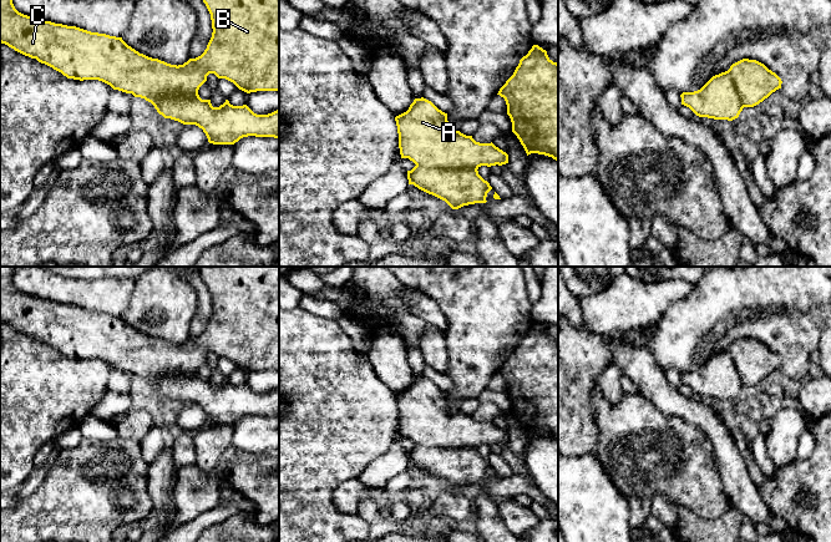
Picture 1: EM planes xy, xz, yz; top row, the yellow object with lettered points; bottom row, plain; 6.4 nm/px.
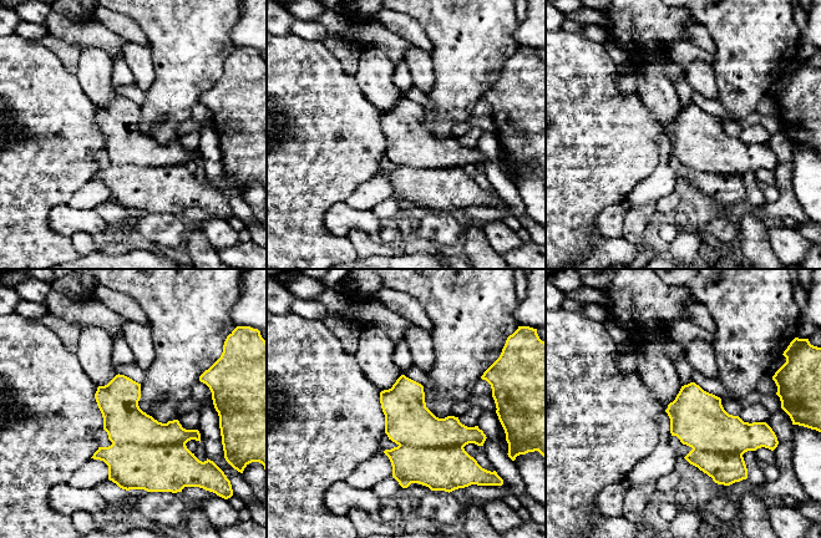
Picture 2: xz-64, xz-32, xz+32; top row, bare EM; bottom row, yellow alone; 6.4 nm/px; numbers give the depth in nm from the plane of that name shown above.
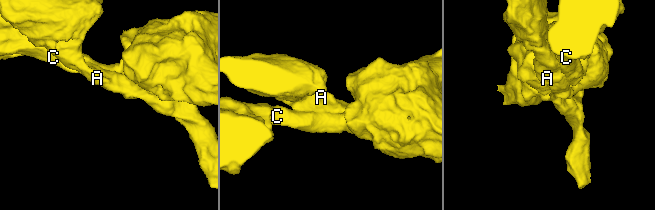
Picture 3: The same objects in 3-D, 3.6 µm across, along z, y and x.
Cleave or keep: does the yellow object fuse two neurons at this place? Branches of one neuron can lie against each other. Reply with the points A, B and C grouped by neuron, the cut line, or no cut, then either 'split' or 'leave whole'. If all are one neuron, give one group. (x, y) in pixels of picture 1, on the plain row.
A / B C | xz (416, 442), (429, 446), (466, 446), (476, 449) | split

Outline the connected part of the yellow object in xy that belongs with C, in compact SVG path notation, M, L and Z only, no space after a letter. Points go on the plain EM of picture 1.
M0 267L0 321L67 358L98 359L148 381L164 375L198 373L209 353L233 361L247 373L279 371L279 267L199 267L211 293L212 316L201 335L178 345L140 333L122 316L24 294L12 283L15 268Z

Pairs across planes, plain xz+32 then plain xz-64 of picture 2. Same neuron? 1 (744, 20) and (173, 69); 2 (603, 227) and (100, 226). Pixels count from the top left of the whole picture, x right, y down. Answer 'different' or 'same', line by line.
1: same
2: same

